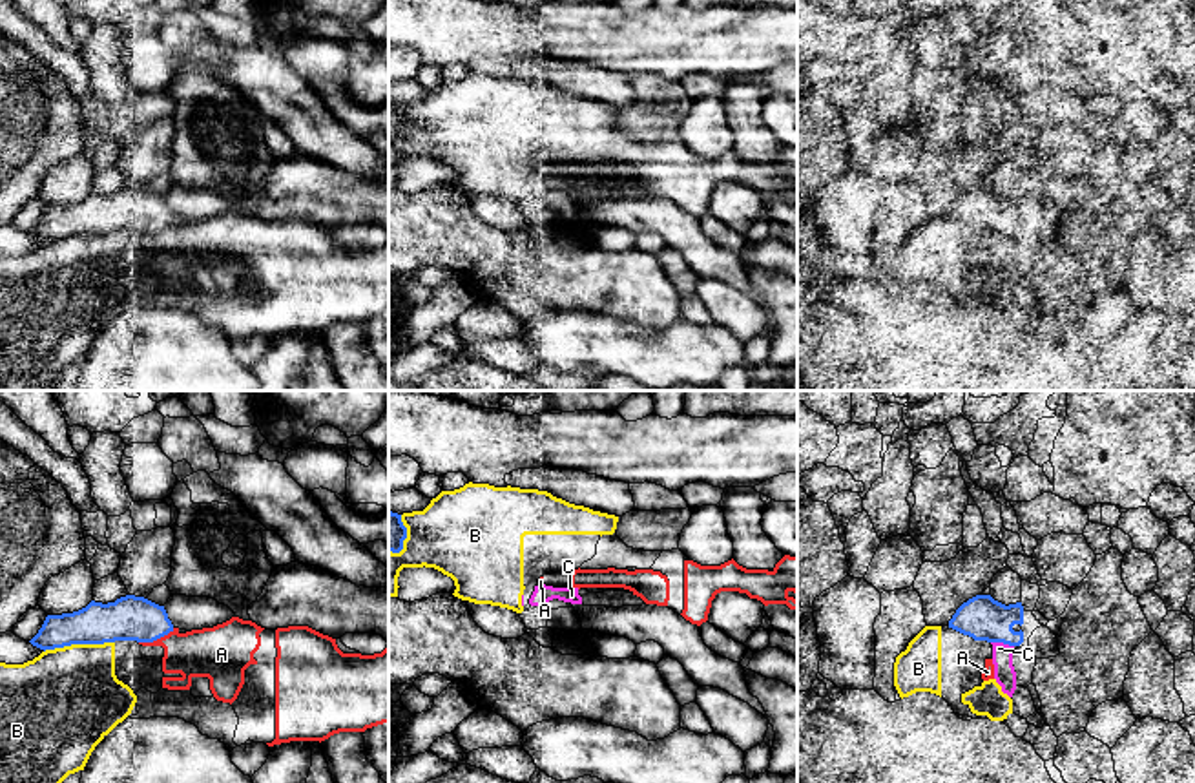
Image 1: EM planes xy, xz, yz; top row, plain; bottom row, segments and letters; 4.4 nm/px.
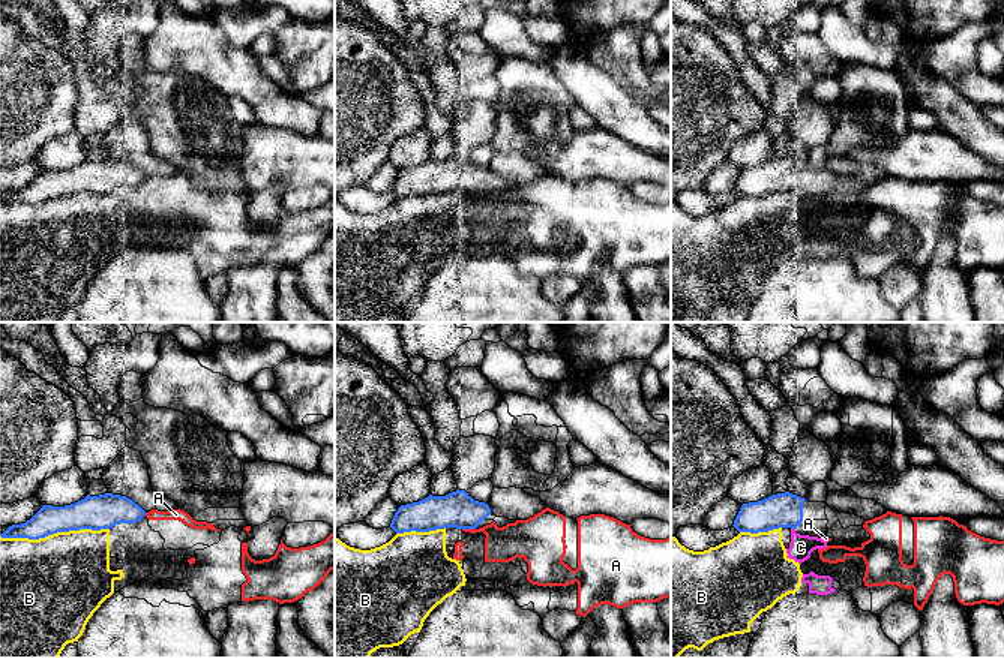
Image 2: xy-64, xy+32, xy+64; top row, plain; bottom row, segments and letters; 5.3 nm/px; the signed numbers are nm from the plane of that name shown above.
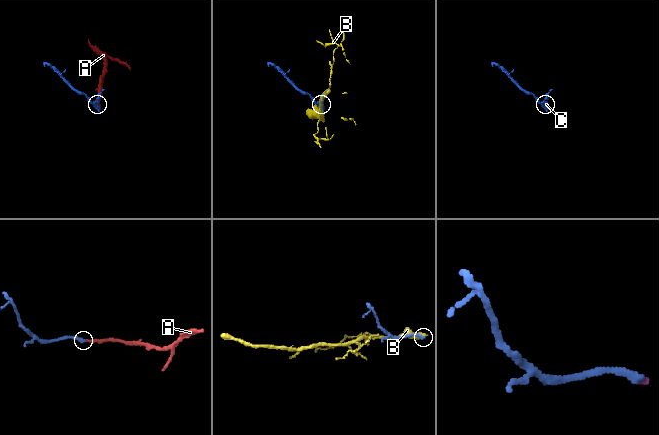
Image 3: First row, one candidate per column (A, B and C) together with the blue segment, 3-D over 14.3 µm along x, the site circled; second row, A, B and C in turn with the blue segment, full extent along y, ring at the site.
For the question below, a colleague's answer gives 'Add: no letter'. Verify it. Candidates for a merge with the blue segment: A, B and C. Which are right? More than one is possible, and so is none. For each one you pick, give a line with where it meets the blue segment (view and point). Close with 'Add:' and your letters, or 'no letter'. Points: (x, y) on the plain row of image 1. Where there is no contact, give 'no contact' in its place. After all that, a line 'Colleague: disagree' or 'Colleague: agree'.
Add: no letter
Colleague: agree

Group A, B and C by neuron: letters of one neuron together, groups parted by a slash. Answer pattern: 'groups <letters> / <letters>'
groups A B C

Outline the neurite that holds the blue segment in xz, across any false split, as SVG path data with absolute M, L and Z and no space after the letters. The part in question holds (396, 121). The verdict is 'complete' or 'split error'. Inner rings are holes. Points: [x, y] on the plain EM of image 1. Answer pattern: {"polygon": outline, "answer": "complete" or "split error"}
{"polygon": "M389 102L389 142L400 144L405 130L407 119L401 113L401 106Z", "answer": "complete"}

